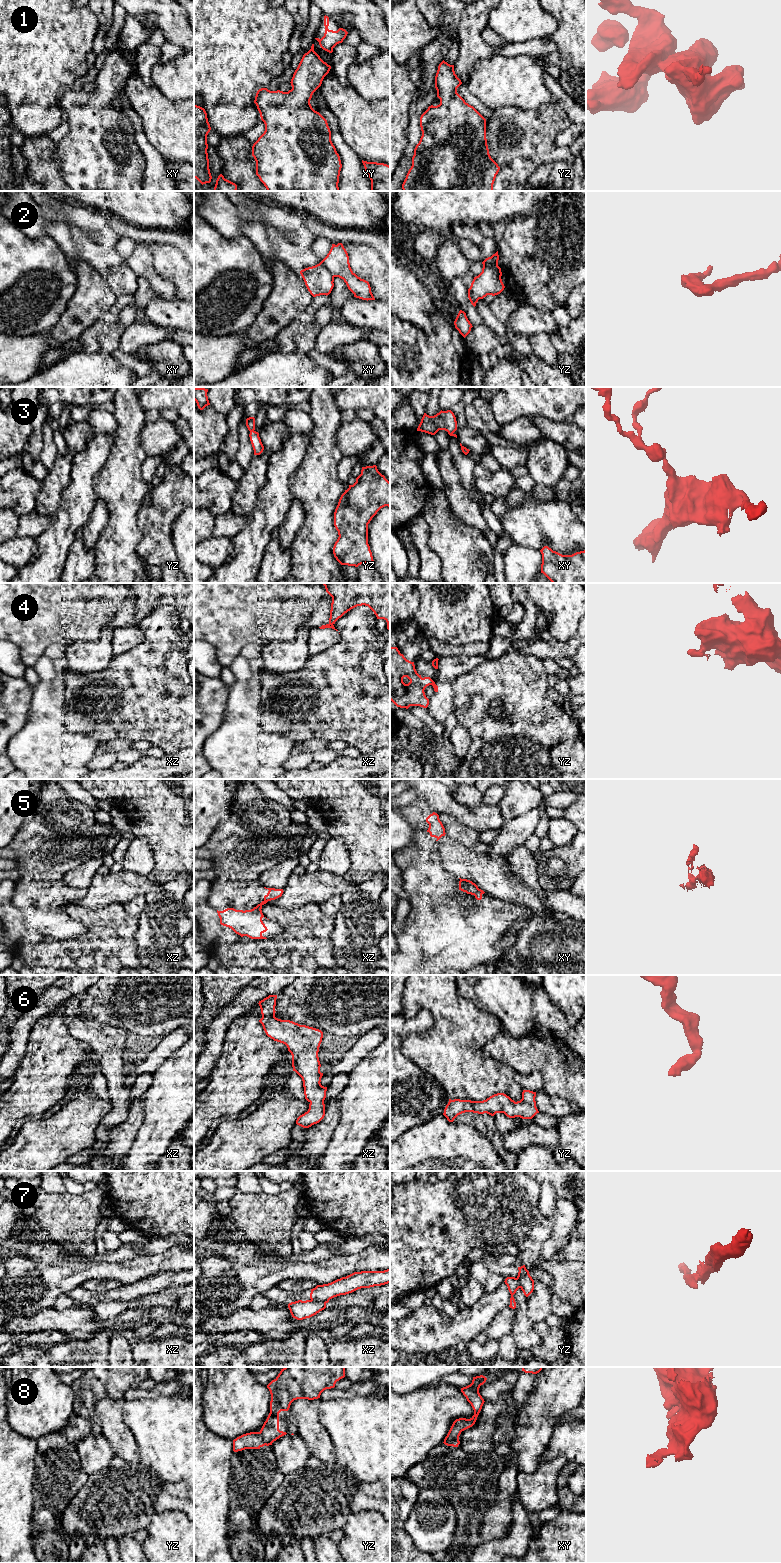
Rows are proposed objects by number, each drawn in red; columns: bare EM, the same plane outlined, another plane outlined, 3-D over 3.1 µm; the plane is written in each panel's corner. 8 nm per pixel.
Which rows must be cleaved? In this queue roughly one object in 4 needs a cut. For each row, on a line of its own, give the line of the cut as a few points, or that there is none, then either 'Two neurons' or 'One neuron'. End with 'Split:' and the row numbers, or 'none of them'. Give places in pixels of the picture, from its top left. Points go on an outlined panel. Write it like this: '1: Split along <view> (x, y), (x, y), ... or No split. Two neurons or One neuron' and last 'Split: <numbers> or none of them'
1: No split. One neuron
2: Split along xy (320, 262), (334, 276). Two neurons
3: No split. One neuron
4: Split along xz (332, 624), (321, 627). Two neurons
5: Split along xz (264, 900), (267, 901). Two neurons
6: No split. One neuron
7: Split along xz (311, 1299), (325, 1303). Two neurons
8: No split. One neuron
Split: 2, 4, 5, 7

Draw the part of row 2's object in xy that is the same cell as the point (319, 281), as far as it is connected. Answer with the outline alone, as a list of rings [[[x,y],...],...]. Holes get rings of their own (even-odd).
[[[320,262],[300,271],[305,285],[313,297],[329,295],[334,287],[334,276]]]

